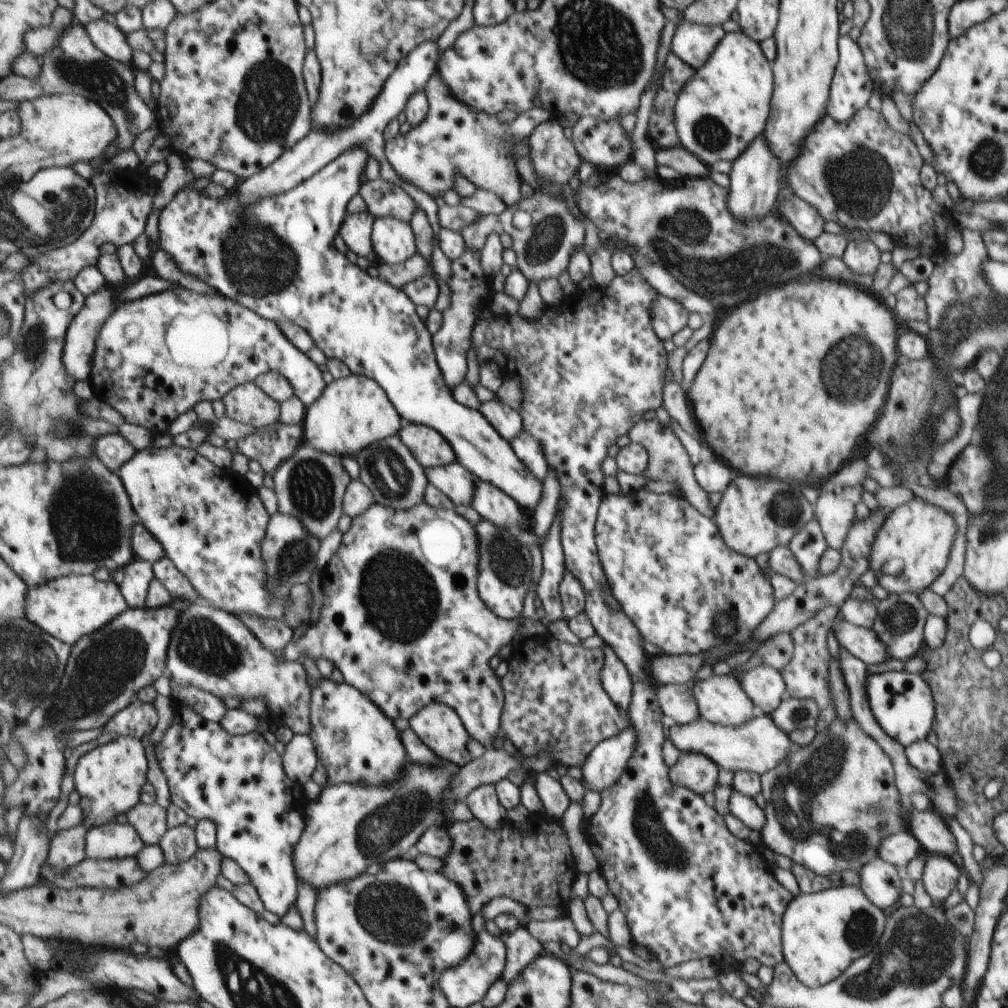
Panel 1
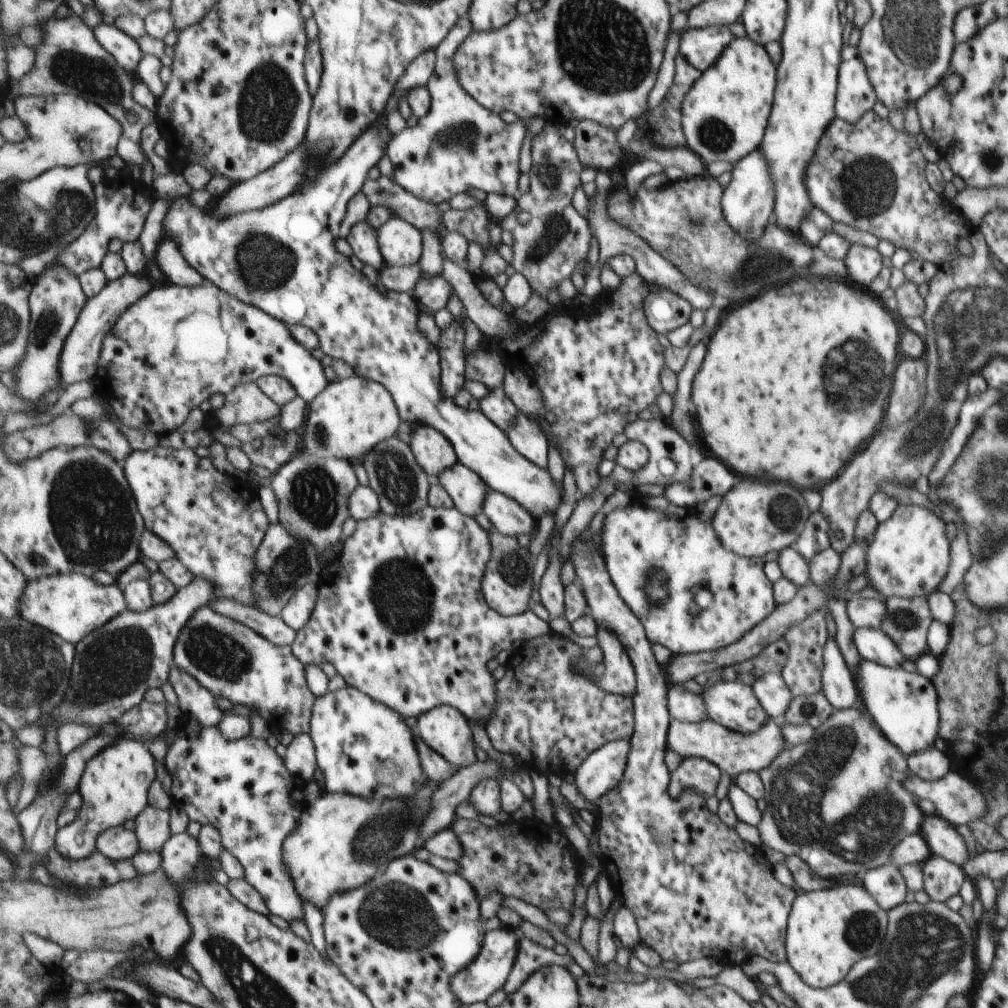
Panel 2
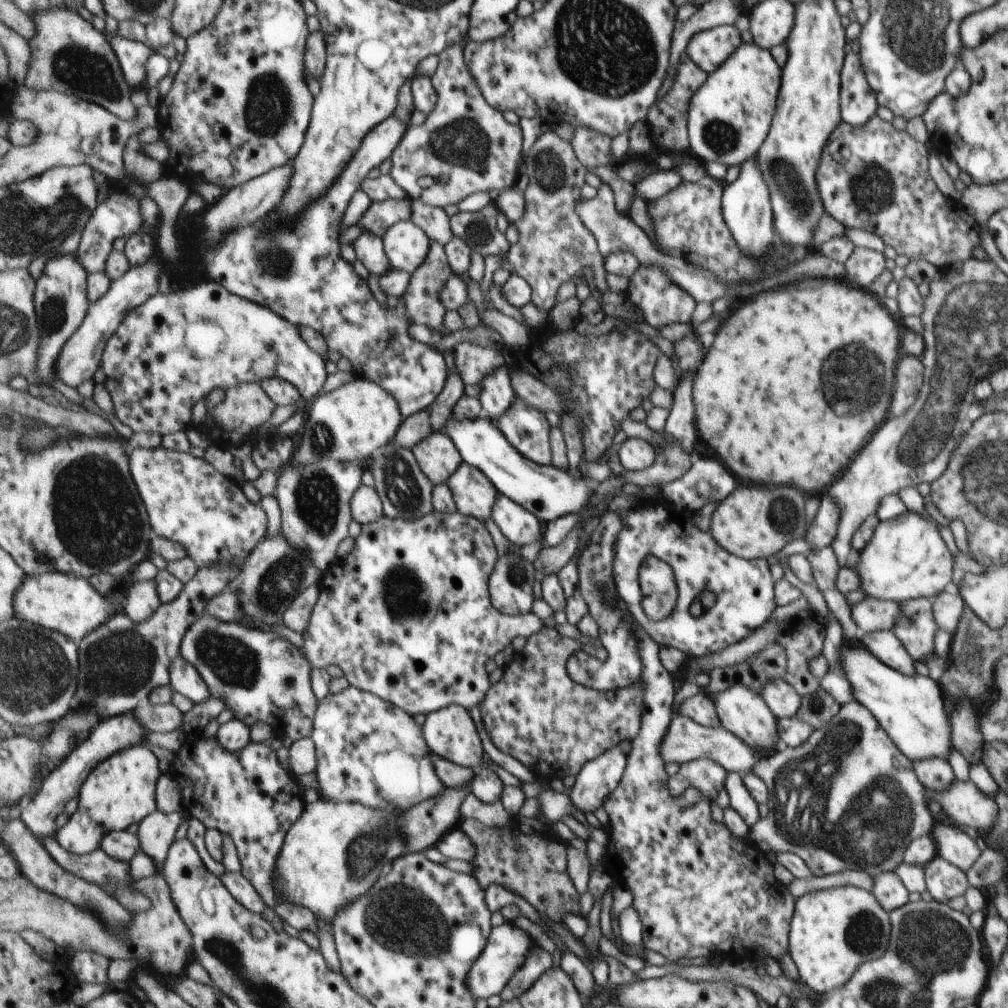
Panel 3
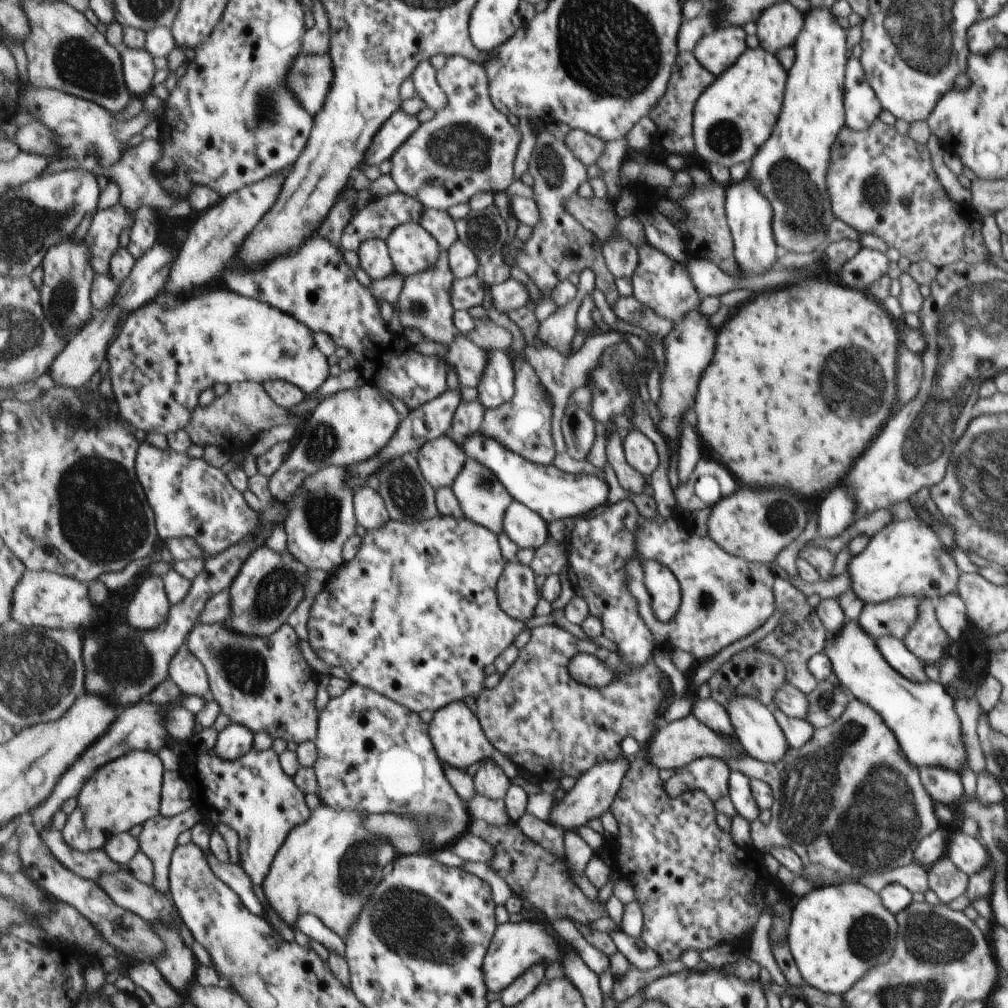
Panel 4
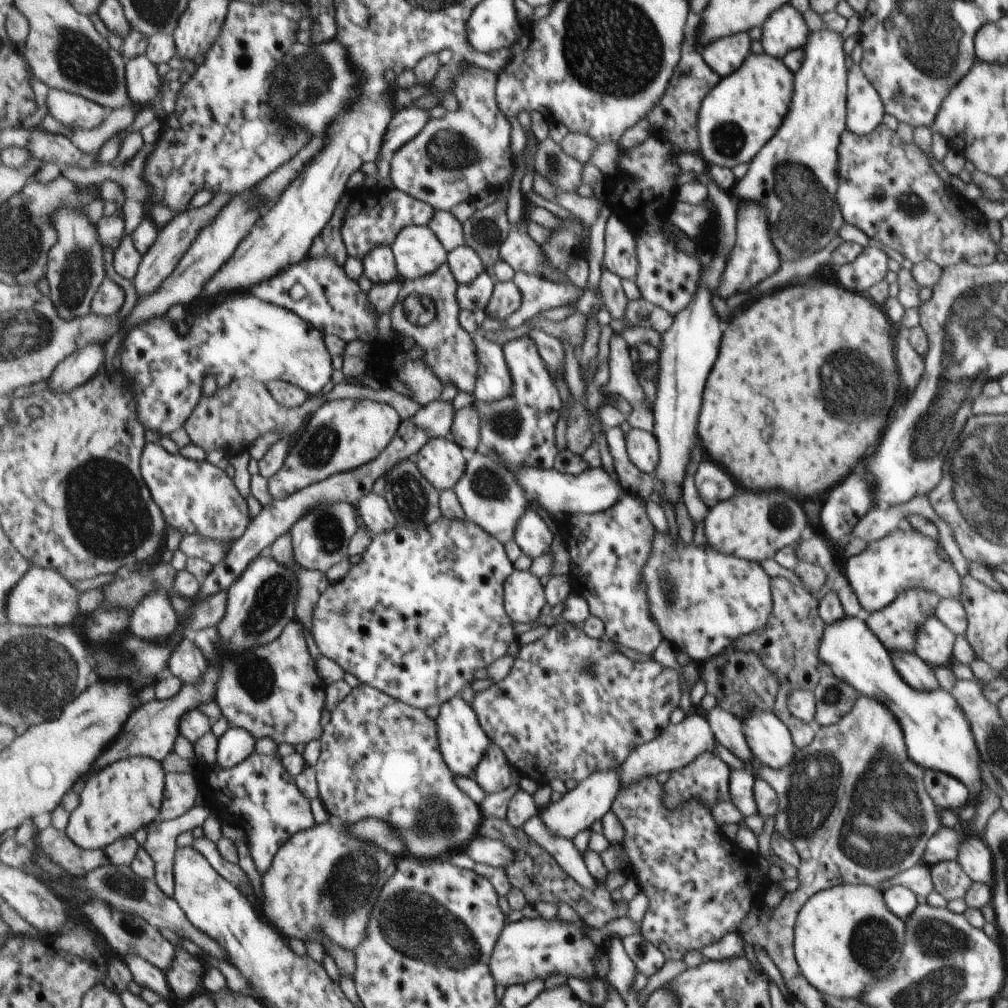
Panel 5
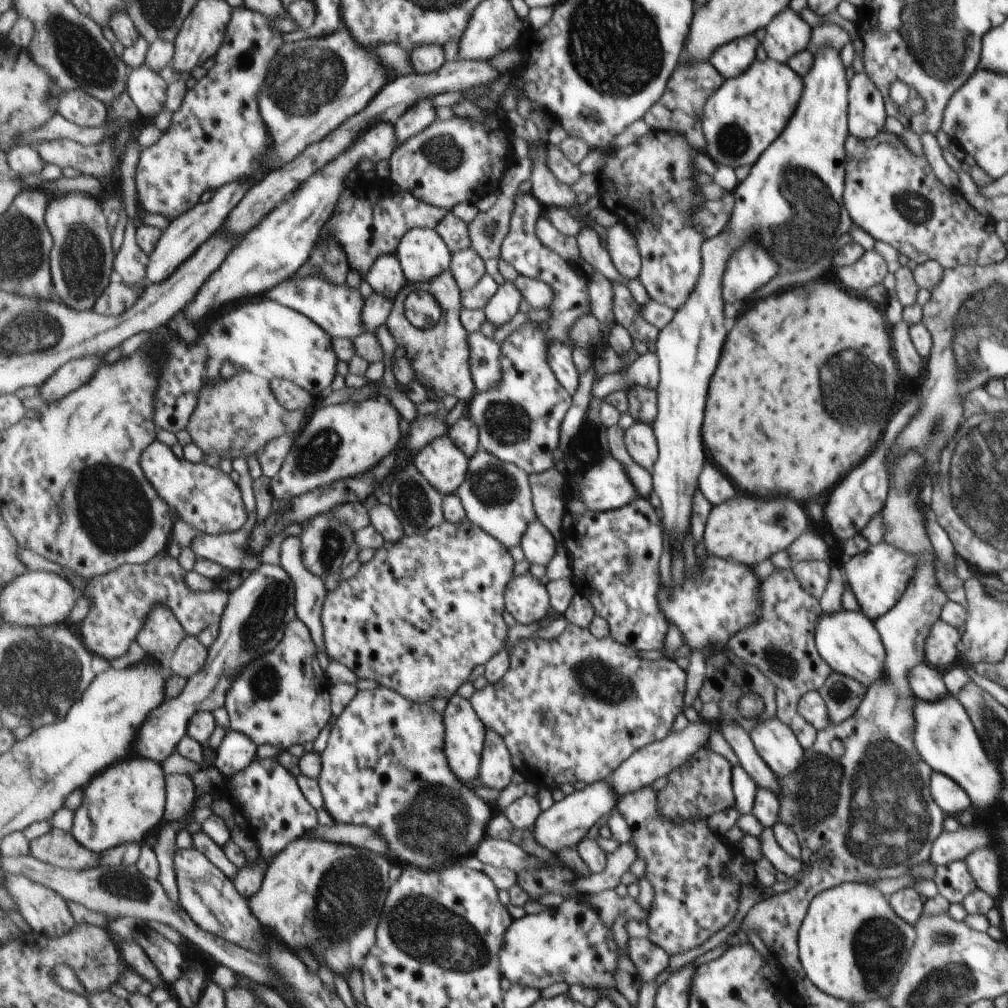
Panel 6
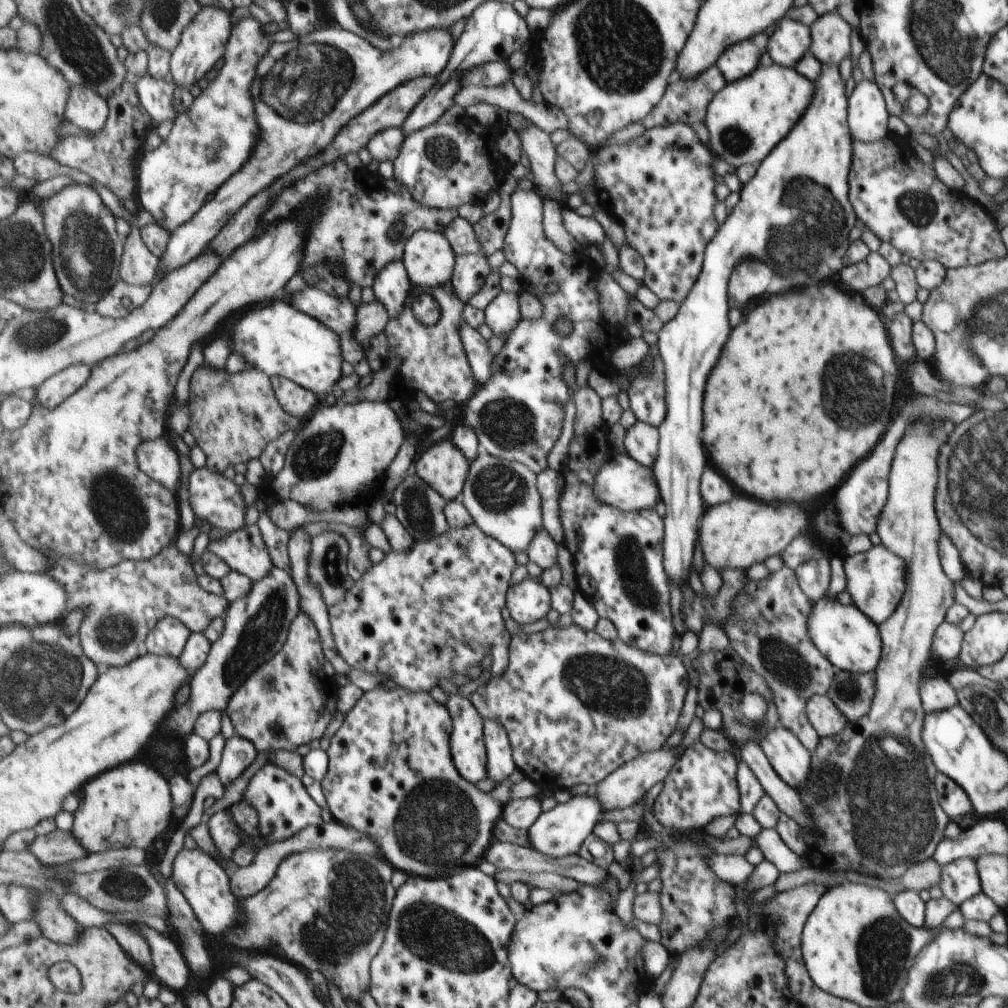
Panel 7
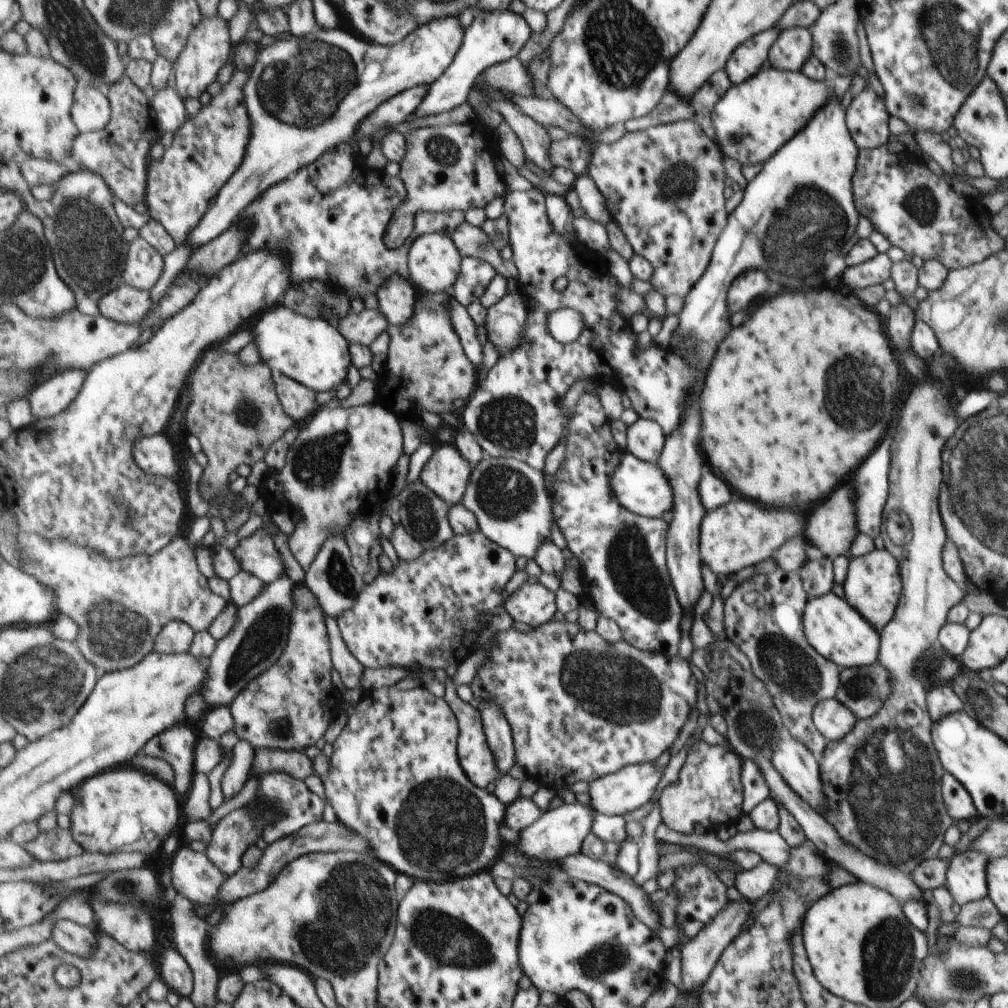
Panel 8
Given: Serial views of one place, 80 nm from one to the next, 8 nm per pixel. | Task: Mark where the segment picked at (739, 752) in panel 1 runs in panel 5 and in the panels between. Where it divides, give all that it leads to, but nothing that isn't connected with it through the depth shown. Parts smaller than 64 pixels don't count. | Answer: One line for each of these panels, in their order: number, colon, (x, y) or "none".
2: (733, 752)
3: (684, 741)
4: (673, 746)
5: (677, 745)

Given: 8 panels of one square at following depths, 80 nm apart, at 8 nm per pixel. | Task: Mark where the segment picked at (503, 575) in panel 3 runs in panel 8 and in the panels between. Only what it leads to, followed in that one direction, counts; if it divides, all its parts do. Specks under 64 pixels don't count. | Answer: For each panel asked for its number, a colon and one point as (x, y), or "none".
4: (518, 594)
5: (525, 596)
6: (528, 601)
7: (529, 601)
8: (534, 604)

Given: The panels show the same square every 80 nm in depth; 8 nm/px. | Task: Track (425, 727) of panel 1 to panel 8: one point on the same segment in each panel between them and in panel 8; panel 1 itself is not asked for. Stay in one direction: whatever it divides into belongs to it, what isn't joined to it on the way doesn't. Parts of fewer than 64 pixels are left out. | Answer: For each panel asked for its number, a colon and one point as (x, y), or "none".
2: (445, 729)
3: (450, 732)
4: (457, 733)
5: (463, 739)
6: (465, 731)
7: (468, 742)
8: (478, 760)

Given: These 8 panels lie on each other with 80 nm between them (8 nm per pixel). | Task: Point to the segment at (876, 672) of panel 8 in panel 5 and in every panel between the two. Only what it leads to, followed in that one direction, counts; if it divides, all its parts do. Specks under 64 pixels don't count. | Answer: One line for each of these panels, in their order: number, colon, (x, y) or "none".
5: (834, 698)
6: (842, 694)
7: (852, 694)

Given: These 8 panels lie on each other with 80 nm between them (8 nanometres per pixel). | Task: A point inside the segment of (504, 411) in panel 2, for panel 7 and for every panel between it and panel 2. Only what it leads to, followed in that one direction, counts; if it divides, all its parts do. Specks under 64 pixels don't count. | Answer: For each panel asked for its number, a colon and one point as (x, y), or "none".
3: (497, 395)
4: (498, 386)
5: (495, 381)
6: (486, 352)
7: (478, 350)

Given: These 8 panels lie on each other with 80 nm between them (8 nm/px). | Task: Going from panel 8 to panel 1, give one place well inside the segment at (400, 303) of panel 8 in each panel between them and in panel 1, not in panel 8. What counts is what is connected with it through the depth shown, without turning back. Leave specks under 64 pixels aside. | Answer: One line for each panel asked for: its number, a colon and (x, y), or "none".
1: (357, 230)
2: (363, 238)
3: (369, 248)
4: (375, 259)
5: (380, 267)
6: (387, 277)
7: (392, 287)

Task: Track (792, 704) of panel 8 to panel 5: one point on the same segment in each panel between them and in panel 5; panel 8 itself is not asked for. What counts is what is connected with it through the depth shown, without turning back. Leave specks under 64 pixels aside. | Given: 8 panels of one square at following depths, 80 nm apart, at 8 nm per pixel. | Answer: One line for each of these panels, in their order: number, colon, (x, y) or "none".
5: (787, 645)
6: (780, 645)
7: (768, 628)

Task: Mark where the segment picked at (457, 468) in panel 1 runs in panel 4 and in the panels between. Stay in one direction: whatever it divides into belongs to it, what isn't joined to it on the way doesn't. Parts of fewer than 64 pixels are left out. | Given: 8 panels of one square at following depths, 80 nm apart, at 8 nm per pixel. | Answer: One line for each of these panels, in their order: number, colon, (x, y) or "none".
2: (468, 490)
3: (475, 495)
4: (485, 499)

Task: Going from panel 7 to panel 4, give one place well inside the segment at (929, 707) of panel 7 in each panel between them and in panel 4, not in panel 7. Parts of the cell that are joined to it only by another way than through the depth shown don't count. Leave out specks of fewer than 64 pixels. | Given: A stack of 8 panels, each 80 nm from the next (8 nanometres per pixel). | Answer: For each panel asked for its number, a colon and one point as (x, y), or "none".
4: (892, 649)
5: (917, 674)
6: (927, 685)

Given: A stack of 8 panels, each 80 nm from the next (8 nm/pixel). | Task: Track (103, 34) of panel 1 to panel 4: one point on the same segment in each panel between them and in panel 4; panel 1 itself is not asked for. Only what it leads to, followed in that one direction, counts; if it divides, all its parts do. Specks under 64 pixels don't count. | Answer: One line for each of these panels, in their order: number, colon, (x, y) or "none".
2: (126, 50)
3: (133, 56)
4: (139, 68)

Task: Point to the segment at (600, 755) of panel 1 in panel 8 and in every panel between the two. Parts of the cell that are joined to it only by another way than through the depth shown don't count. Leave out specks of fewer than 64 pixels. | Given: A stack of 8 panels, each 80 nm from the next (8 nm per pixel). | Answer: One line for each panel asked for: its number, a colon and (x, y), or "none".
2: (602, 771)
3: (601, 776)
4: (593, 794)
5: (592, 799)
6: (563, 825)
7: (560, 832)
8: (559, 833)

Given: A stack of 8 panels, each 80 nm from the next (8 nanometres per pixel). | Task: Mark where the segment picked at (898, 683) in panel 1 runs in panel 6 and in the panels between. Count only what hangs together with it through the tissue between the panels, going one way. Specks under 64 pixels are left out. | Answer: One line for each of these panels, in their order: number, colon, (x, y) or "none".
2: (903, 705)
3: (910, 708)
4: (921, 715)
5: (938, 736)
6: (945, 738)

